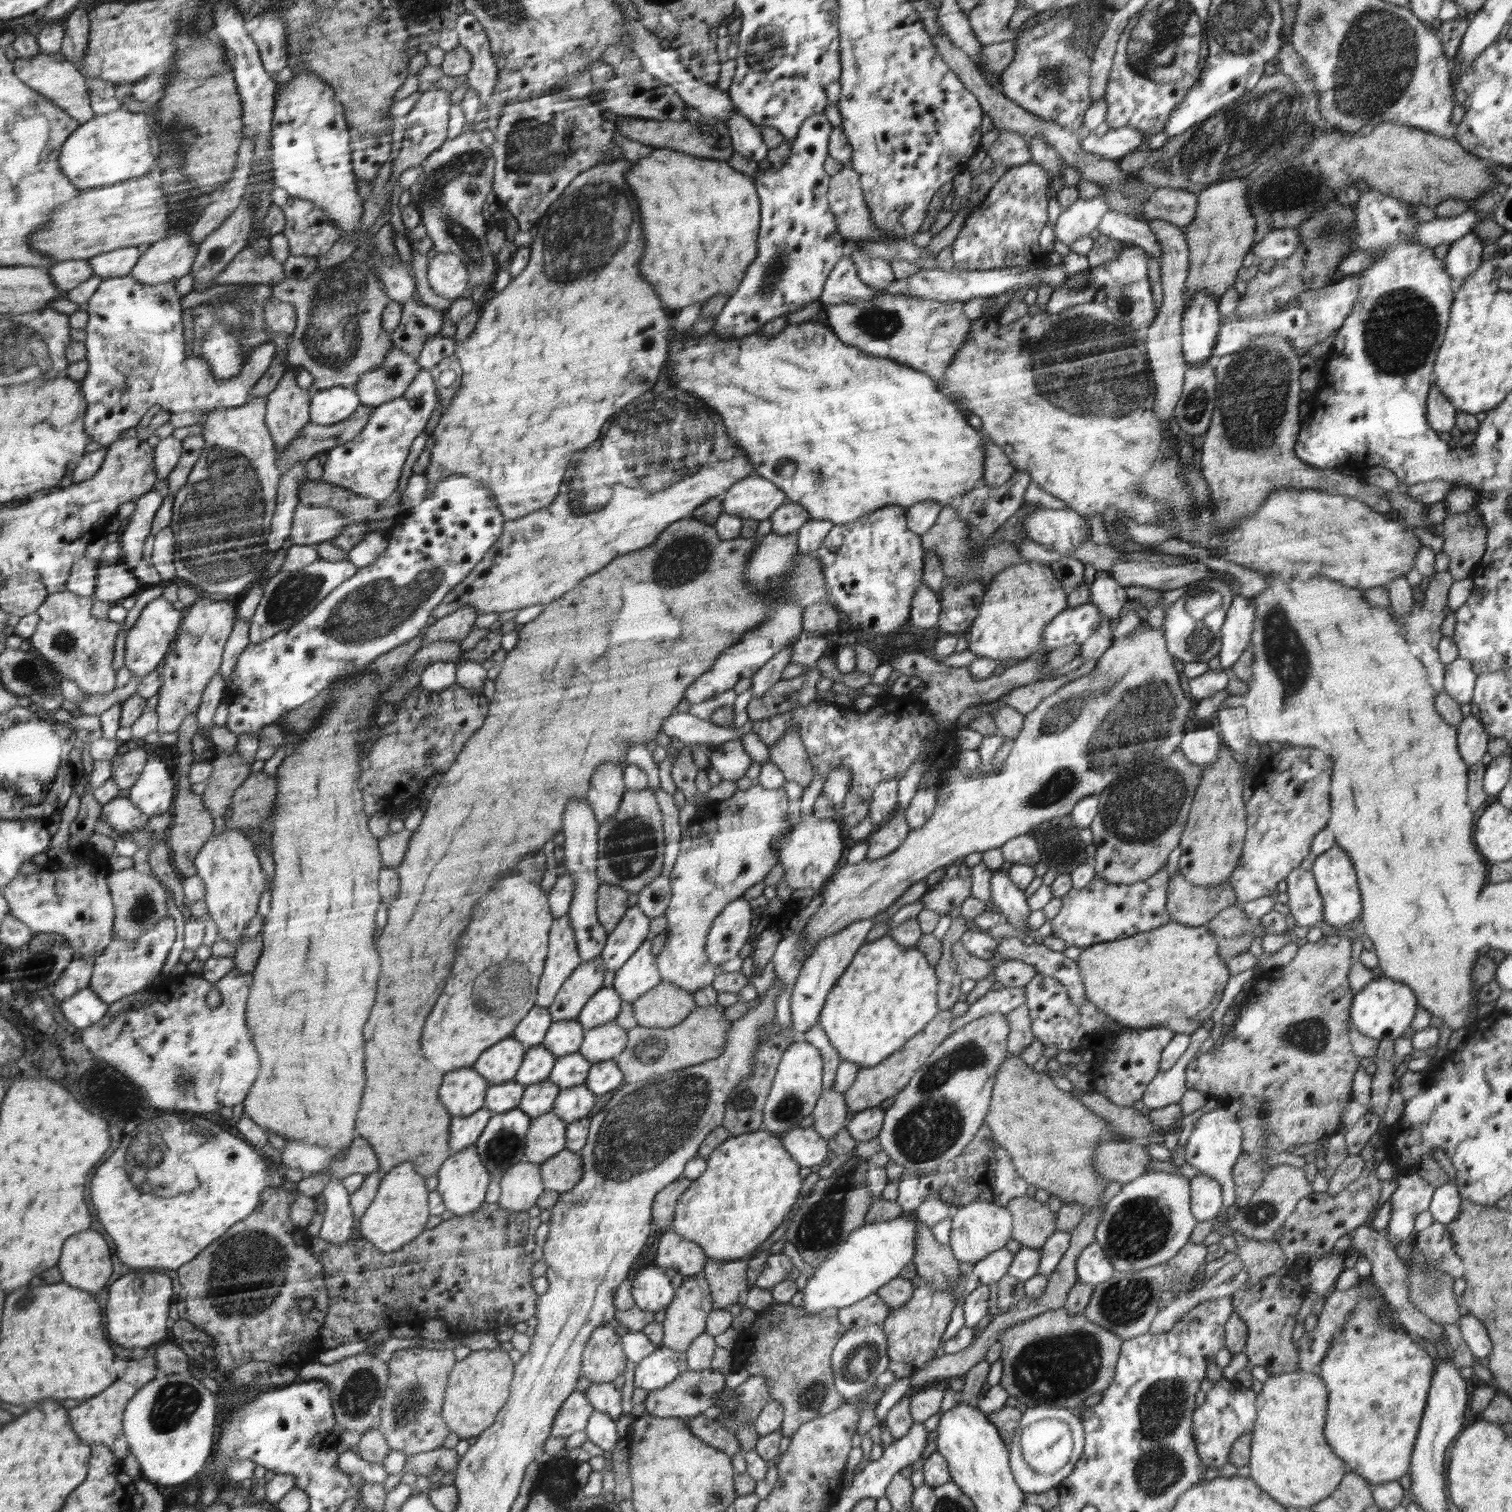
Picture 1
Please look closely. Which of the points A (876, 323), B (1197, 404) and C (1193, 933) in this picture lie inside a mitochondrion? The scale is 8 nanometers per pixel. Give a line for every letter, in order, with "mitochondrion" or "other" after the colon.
A: mitochondrion
B: mitochondrion
C: other

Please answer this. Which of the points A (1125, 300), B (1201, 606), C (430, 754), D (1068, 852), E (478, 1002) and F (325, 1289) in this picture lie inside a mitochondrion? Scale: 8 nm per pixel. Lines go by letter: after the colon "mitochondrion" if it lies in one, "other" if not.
A: mitochondrion
B: mitochondrion
C: other
D: mitochondrion
E: mitochondrion
F: other

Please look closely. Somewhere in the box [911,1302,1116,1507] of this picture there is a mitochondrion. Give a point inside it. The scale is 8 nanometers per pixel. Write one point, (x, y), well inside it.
(1057, 1367)

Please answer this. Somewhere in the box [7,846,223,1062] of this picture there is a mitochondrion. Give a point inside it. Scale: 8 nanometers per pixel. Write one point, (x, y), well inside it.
(46, 950)

